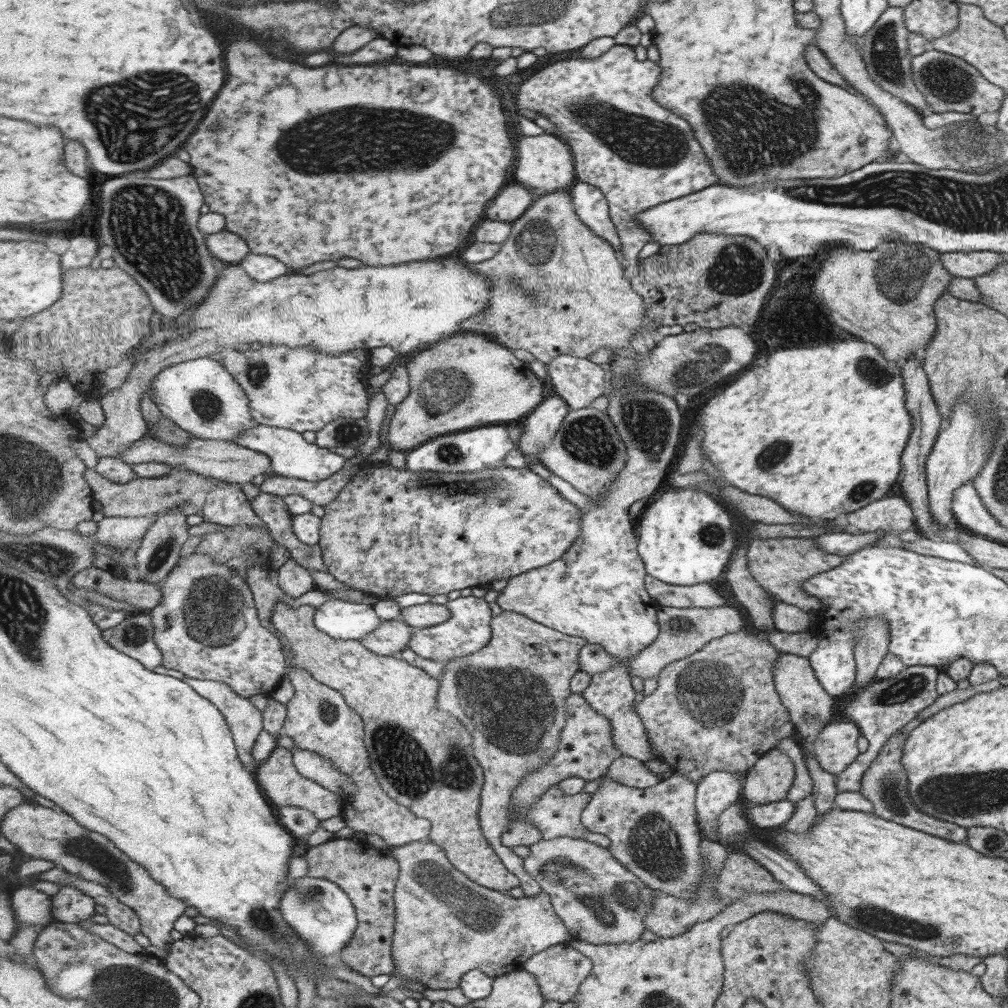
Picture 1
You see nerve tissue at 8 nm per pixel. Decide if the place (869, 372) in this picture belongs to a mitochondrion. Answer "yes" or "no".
yes

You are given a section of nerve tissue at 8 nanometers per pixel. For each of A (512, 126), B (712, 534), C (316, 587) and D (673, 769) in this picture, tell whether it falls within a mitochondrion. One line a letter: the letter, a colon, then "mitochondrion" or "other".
A: other
B: mitochondrion
C: other
D: other

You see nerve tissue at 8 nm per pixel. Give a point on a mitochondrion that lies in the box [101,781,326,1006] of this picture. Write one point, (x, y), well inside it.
(258, 920)

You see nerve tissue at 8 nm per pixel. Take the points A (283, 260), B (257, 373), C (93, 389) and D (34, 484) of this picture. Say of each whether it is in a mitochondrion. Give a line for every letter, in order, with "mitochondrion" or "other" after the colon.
A: other
B: mitochondrion
C: other
D: mitochondrion

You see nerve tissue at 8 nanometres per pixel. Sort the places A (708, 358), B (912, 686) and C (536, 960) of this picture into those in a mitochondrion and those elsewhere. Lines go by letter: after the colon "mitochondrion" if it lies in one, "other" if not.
A: mitochondrion
B: mitochondrion
C: other

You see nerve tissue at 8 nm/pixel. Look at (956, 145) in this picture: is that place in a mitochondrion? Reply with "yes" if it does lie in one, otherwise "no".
yes

